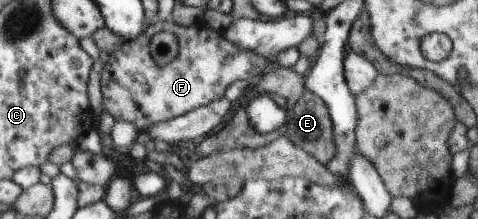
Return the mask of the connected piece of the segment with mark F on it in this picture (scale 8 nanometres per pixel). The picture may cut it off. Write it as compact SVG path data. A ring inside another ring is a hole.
M202 18L188 27L158 19L147 23L139 35L123 41L108 54L107 62L100 71L102 107L114 121L132 123L138 131L147 130L214 102L235 81L257 80L270 67L269 61L263 56L231 43L222 31L207 28ZM159 32L174 33L178 43L175 57L160 66L154 62L148 48L150 37Z

